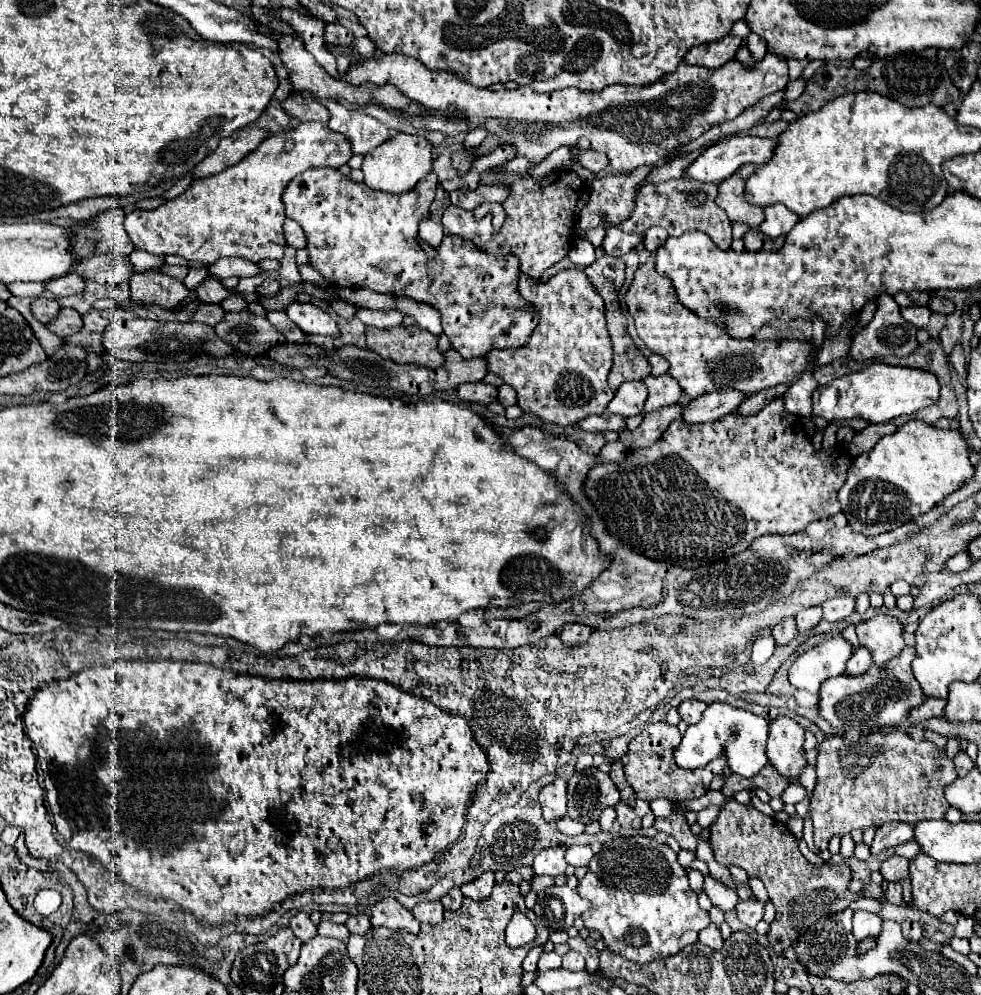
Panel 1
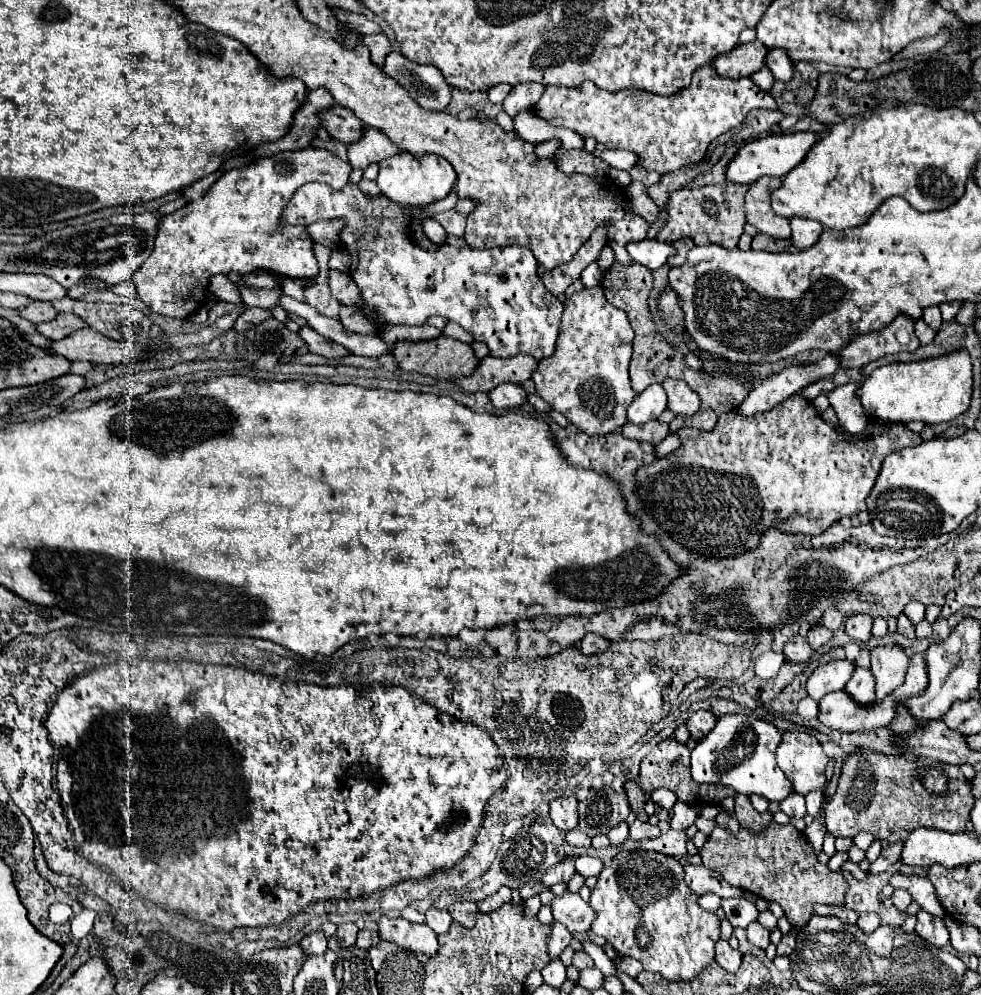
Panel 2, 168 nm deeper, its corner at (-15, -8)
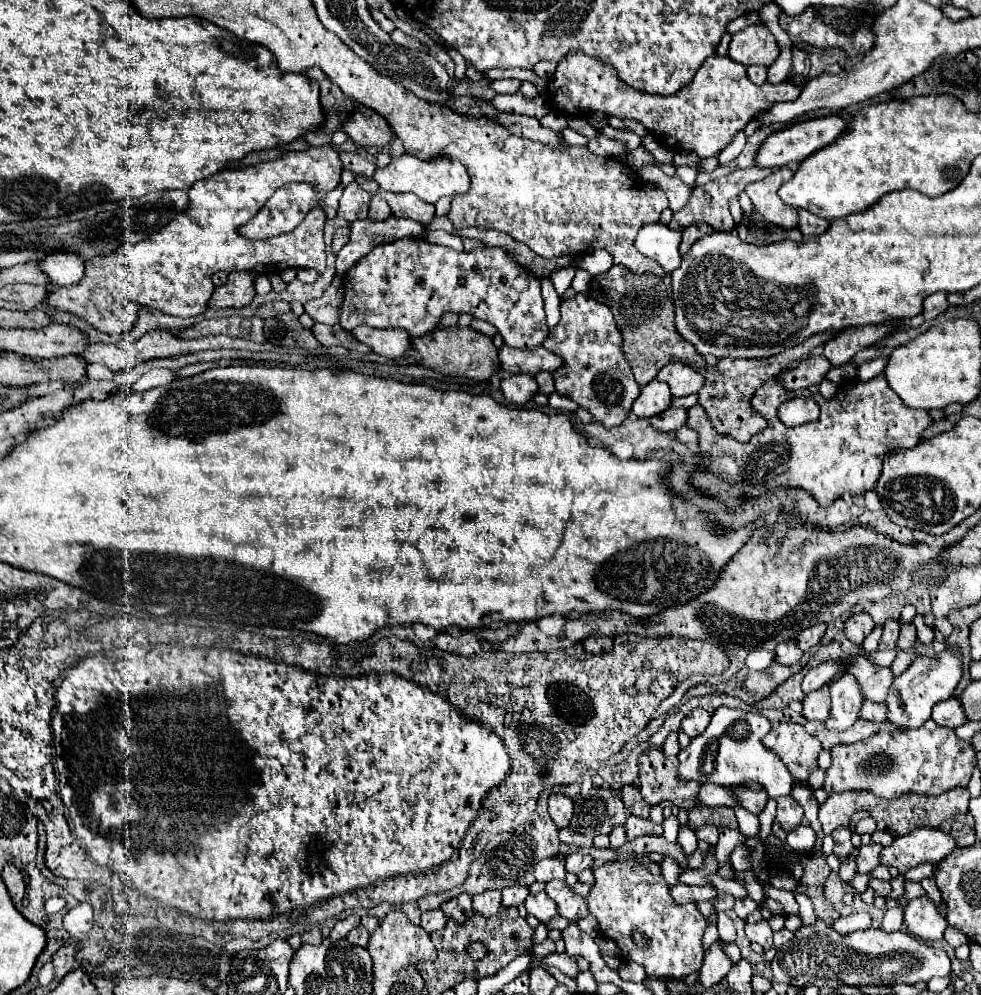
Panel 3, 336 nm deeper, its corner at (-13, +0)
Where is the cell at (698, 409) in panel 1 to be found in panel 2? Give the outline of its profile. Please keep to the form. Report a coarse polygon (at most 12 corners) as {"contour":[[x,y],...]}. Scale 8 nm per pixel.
{"contour":[[833,354],[809,366],[789,366],[759,382],[737,408],[767,412],[815,380],[833,376]]}

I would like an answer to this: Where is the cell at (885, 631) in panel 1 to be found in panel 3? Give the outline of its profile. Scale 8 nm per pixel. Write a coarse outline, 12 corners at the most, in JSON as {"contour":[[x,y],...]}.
{"contour":[[857,656],[847,670],[867,700],[883,702],[895,678],[889,666]]}

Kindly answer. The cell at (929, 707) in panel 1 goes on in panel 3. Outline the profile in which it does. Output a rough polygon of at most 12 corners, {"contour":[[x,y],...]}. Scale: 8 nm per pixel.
{"contour":[[867,700],[861,718],[887,720],[887,704]]}

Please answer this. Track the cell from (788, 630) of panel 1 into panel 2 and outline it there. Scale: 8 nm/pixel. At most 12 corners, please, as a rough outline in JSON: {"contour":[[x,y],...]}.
{"contour":[[793,636],[783,646],[789,662],[801,664],[813,650],[805,636]]}

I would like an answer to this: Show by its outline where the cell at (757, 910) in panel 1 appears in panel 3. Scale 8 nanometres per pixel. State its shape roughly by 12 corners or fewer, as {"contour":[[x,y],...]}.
{"contour":[[767,920],[745,924],[751,942],[773,948],[773,932]]}

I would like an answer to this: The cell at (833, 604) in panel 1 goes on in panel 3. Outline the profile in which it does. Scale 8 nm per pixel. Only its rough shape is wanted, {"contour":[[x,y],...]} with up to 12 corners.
{"contour":[[865,612],[845,622],[845,636],[861,644],[875,622]]}

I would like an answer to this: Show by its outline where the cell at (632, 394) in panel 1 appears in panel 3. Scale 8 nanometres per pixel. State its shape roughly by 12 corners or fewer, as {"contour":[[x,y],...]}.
{"contour":[[651,380],[633,402],[639,418],[651,418],[671,406],[665,382]]}

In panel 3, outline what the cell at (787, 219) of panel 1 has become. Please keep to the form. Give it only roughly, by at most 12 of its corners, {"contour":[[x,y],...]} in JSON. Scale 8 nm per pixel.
{"contour":[[799,210],[803,238],[819,236],[829,228],[829,220]]}

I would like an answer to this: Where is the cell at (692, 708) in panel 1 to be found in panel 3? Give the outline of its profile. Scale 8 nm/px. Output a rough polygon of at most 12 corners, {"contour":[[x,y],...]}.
{"contour":[[695,708],[683,718],[681,730],[695,738],[707,728],[711,714]]}

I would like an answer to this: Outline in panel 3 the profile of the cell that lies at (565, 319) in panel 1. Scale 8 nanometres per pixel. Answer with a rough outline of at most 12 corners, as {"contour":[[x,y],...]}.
{"contour":[[563,300],[557,394],[615,428],[641,388],[609,306]]}

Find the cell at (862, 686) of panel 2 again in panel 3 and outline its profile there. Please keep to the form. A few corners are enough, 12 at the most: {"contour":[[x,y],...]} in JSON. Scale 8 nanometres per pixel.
{"contour":[[851,672],[829,684],[829,730],[849,730],[859,720],[863,690]]}

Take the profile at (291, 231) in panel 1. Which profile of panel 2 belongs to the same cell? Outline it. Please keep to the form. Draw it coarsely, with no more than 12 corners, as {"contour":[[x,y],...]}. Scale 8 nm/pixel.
{"contour":[[315,222],[307,230],[315,242],[339,244],[343,222]]}

